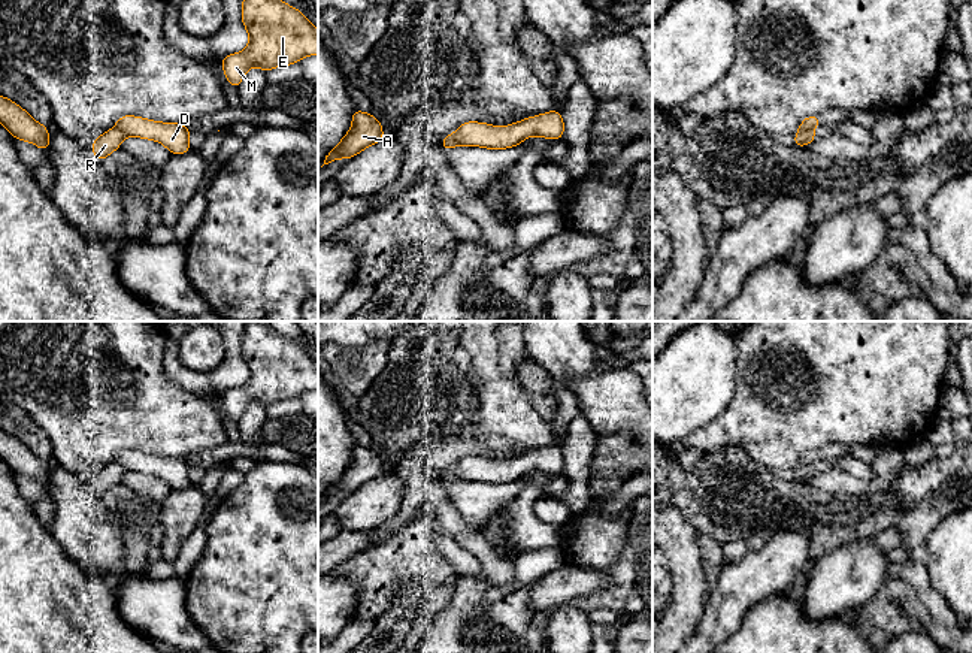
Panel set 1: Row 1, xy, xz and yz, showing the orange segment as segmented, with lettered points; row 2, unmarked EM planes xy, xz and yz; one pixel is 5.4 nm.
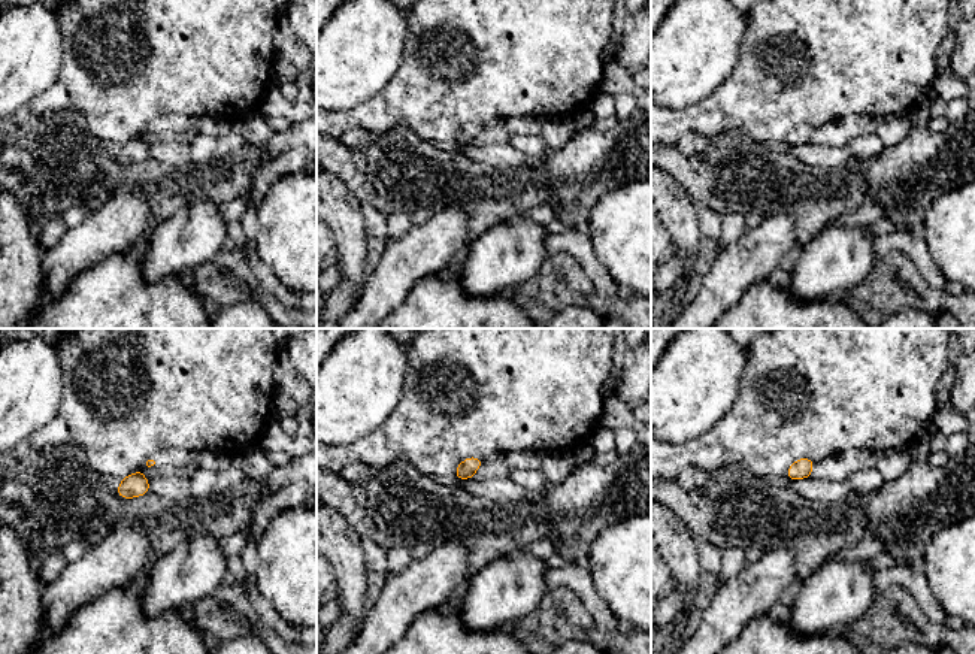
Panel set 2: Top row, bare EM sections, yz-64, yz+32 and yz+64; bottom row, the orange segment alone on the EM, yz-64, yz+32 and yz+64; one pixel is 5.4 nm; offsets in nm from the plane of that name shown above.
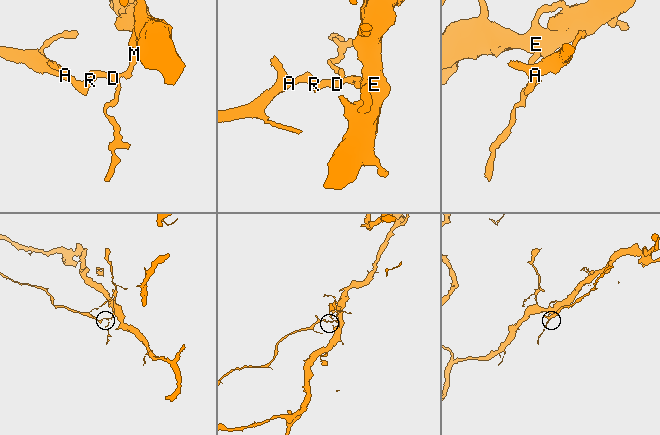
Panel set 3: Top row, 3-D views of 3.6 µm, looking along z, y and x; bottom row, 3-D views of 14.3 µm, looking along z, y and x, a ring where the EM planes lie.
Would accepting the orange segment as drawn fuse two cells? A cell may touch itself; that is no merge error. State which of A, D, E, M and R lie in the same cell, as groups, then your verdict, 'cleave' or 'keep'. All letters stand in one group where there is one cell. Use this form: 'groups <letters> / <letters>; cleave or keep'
groups A R / D E M; cleave

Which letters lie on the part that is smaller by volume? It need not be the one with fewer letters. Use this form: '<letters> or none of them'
A, R

